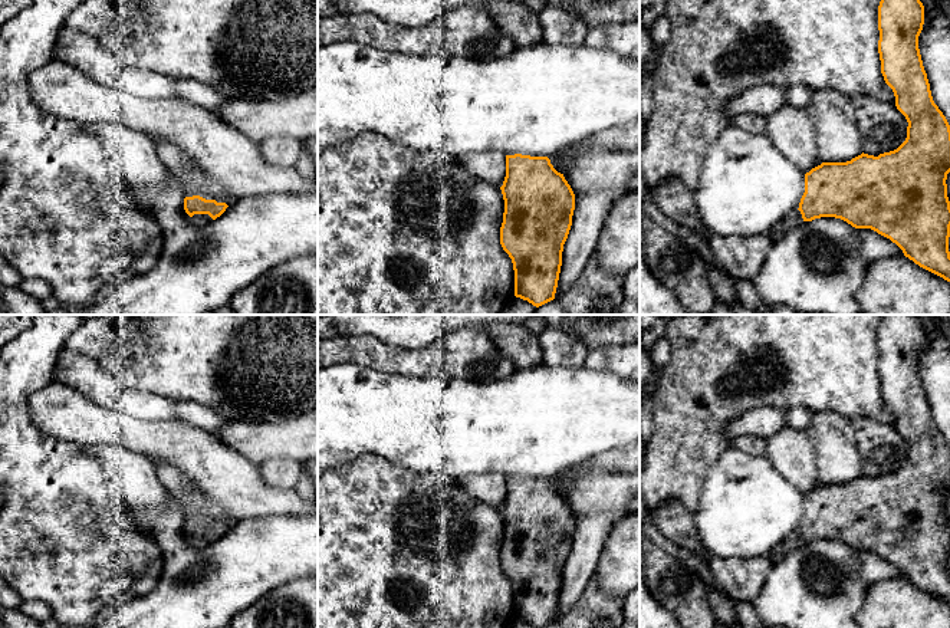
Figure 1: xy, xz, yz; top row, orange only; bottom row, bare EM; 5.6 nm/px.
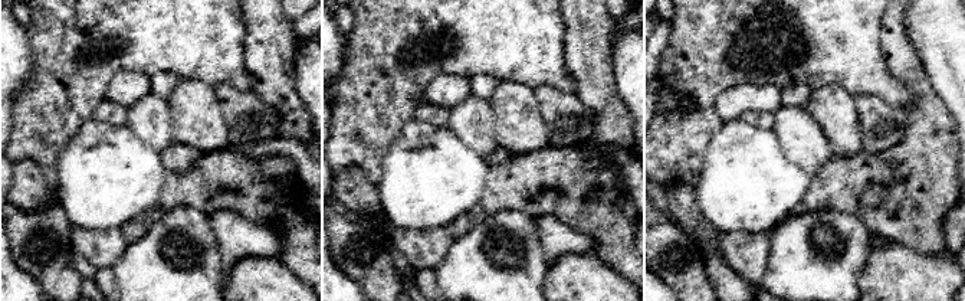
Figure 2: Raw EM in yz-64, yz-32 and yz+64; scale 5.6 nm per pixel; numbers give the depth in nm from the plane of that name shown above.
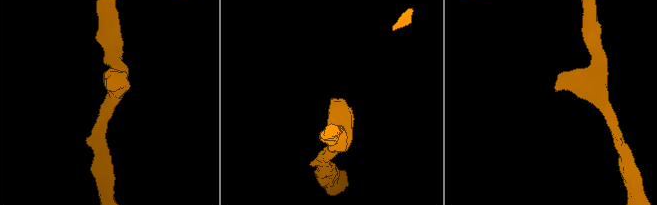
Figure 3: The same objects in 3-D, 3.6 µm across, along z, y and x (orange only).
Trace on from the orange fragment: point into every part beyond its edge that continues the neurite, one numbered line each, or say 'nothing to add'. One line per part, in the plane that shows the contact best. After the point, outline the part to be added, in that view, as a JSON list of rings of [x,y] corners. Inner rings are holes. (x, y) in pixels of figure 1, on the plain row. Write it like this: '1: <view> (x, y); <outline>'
1: xy (197, 541); [[[194,536],[191,539],[193,545],[197,548],[213,545],[214,542],[208,536]]]

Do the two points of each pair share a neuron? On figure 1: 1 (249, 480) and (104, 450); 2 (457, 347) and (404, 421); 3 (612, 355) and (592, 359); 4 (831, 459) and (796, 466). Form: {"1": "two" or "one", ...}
{"1": "two", "2": "two", "3": "one", "4": "two"}

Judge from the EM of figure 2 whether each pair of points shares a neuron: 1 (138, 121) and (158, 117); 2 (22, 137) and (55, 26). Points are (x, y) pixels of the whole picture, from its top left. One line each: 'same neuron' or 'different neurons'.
1: same neuron
2: same neuron

